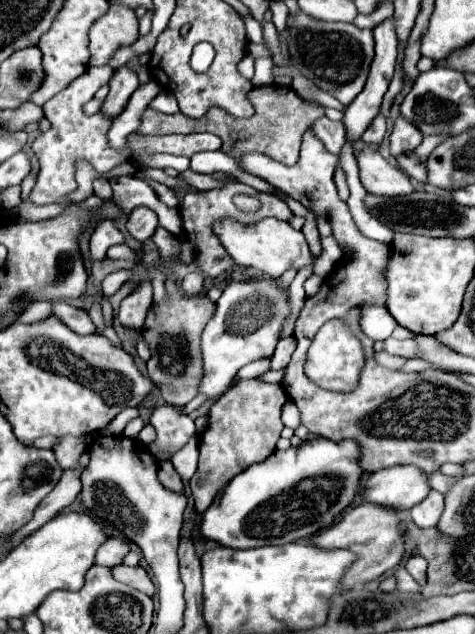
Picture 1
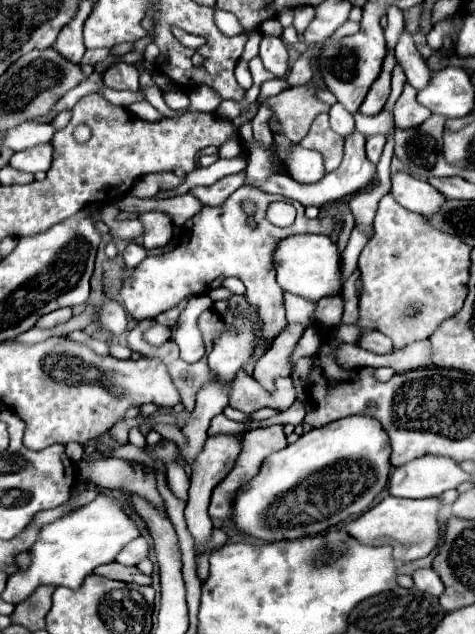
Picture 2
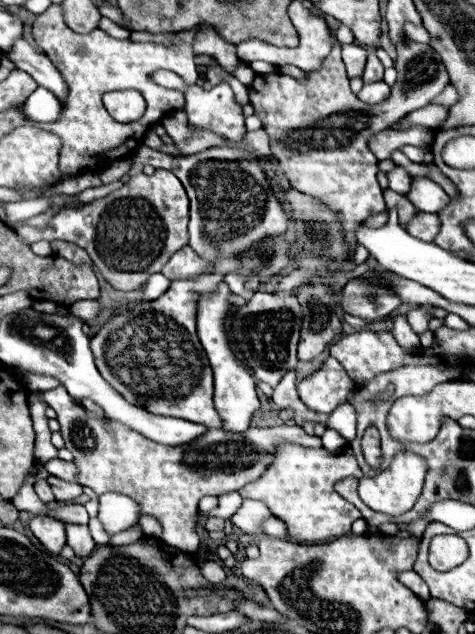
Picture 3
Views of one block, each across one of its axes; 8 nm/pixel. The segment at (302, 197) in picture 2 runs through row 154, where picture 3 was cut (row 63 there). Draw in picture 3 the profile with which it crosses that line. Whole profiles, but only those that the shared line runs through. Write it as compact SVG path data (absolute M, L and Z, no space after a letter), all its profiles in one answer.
M346 44L342 46L342 60L346 64L346 74L348 78L360 78L366 66L368 50L356 46L356 44Z

